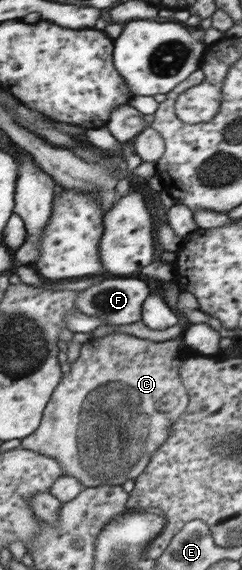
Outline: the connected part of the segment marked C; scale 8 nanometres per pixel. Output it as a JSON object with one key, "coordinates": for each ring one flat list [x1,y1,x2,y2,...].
{"coordinates":[[111,333,90,339,93,341,81,345,81,357,71,365,71,373,62,377,38,430,21,441,23,449,57,459,66,475,77,477,86,488,122,484,126,479,134,480,145,472,151,457,170,435,171,424,190,402,181,383,179,368,190,352,180,337,163,343,137,339,127,333]]}

